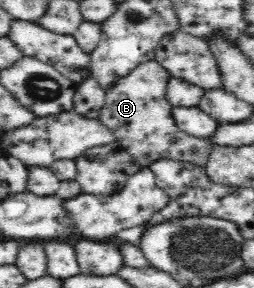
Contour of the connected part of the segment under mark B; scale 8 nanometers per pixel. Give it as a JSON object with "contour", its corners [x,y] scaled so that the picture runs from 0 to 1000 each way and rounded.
{"contour":[[[610,205],[547,222],[512,257],[472,264],[413,306],[413,358],[382,410],[461,479],[461,500],[496,517],[559,580],[630,552],[705,556],[803,580],[835,500],[780,476],[752,476],[701,444],[677,410],[654,306],[673,274],[665,250]]]}

